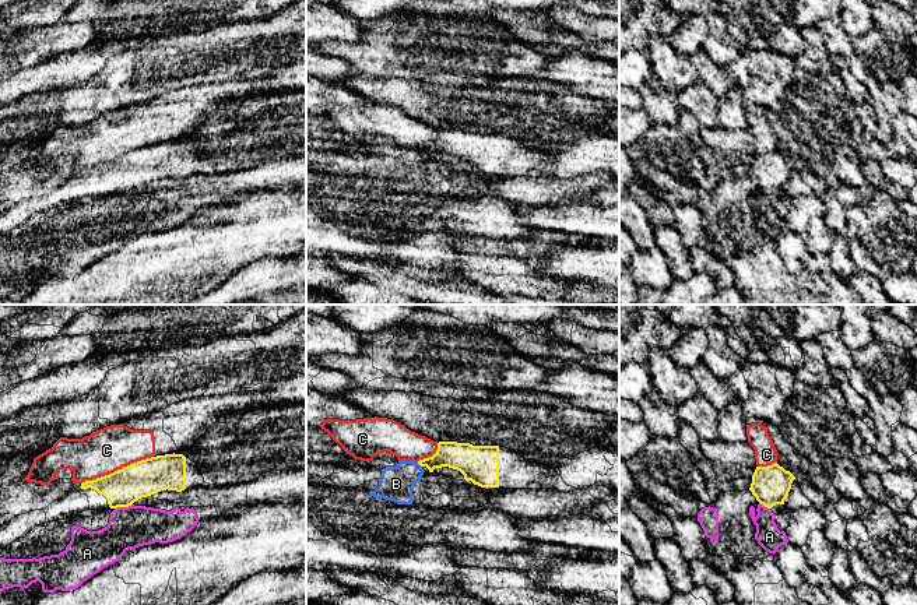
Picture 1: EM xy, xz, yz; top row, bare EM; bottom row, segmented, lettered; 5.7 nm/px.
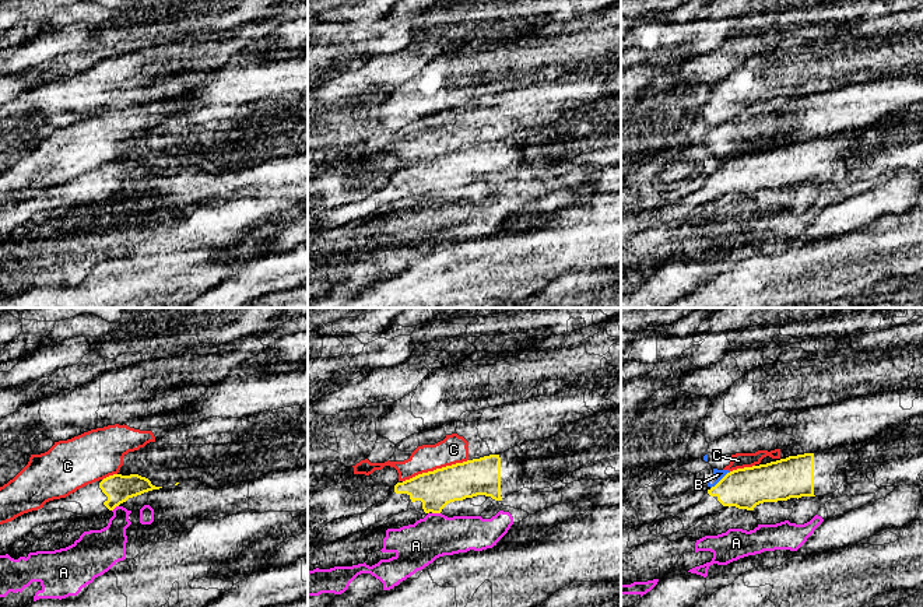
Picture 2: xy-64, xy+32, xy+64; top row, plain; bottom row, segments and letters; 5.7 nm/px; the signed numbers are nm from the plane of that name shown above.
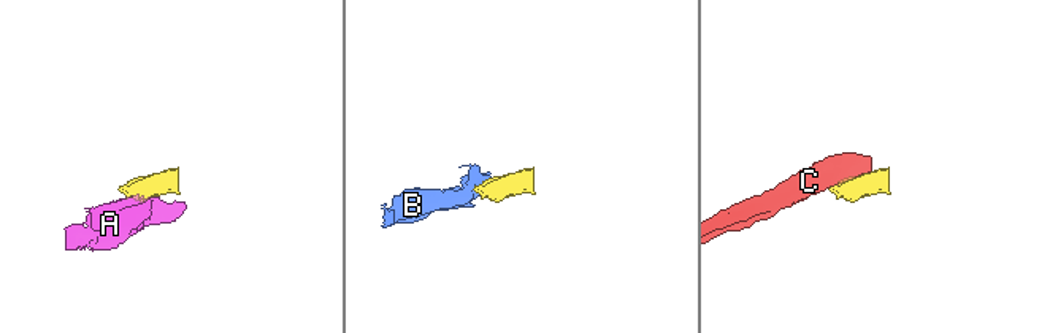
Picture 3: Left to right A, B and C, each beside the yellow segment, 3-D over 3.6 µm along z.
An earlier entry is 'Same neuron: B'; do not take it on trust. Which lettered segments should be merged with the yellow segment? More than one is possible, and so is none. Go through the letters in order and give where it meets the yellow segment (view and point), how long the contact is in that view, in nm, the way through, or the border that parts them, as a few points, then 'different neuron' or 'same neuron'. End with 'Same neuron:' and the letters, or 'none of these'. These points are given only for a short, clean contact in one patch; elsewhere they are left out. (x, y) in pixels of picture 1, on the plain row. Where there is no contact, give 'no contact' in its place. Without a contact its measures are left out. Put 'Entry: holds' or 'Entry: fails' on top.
Entry: fails
A: meets yellow in xy at (123, 193); contact 110 nm long; border along xy (132, 190), (115, 196); different neuron
B: meets yellow in xz at (420, 151); contact 40 nm long; border along xz (417, 150), (421, 154); different neuron
C: meets yellow in xy at (118, 157); contact 440 nm long; border along xy (153, 143), (133, 148), (108, 161), (85, 166), (81, 171); different neuron
Same neuron: none of these

